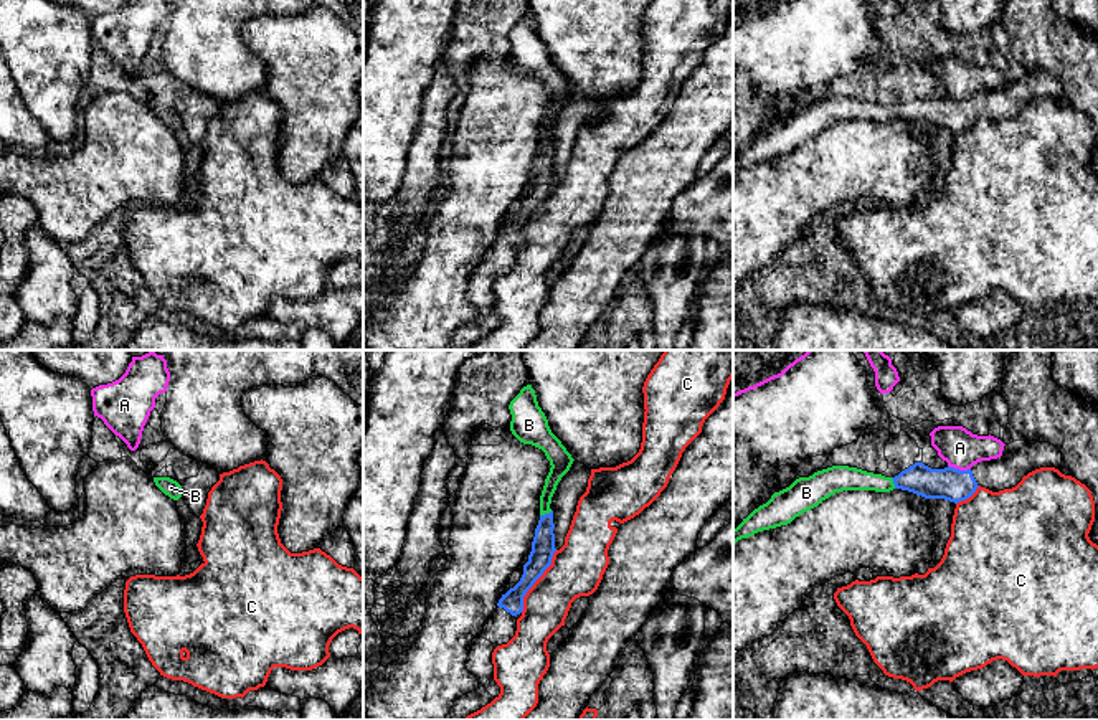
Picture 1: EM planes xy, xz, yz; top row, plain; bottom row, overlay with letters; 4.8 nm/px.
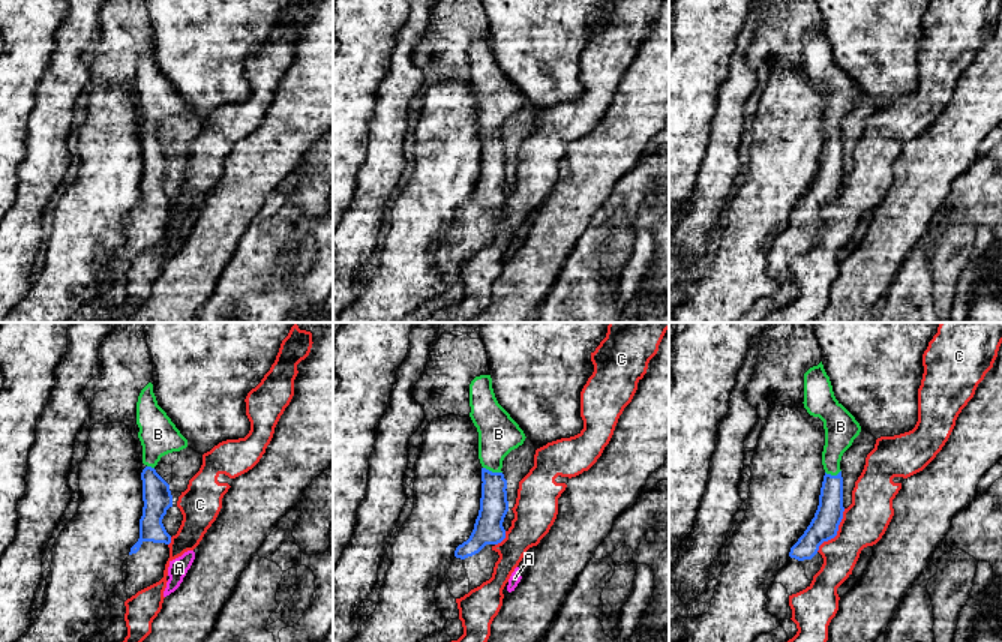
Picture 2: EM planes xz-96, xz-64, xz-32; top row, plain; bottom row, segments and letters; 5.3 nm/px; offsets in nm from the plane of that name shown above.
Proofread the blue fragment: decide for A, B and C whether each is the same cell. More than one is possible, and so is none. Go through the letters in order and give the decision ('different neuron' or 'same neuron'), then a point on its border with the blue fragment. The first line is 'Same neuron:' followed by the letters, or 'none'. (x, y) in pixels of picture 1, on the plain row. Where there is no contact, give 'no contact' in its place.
Same neuron: B
A: different neuron; contact yz (958, 99)
B: same neuron; contact xz (545, 144)
C: different neuron; contact xz (535, 210)

